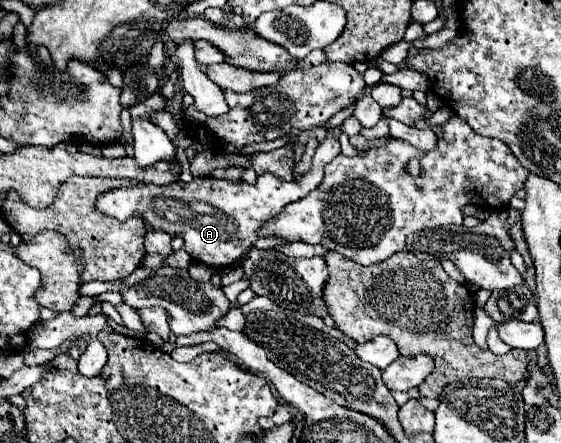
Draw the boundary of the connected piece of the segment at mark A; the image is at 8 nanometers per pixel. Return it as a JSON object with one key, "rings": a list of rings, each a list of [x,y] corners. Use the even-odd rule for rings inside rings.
{"rings":[[[328,133],[326,141],[322,141],[314,153],[312,169],[300,179],[284,181],[272,173],[264,173],[256,179],[254,185],[210,177],[194,177],[192,183],[174,181],[168,185],[136,183],[134,187],[128,185],[100,193],[96,199],[96,209],[102,215],[114,217],[118,221],[126,221],[126,217],[140,213],[150,229],[166,231],[170,237],[182,237],[184,249],[192,261],[214,269],[226,269],[240,261],[240,257],[258,241],[260,229],[272,217],[282,213],[288,203],[306,197],[320,185],[324,177],[324,165],[330,163],[338,153],[340,143],[334,133]]]}

